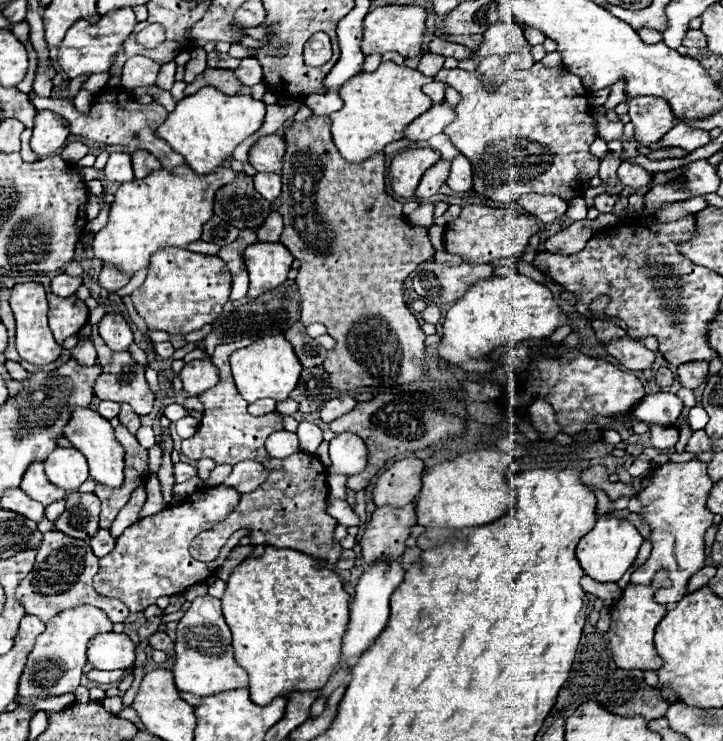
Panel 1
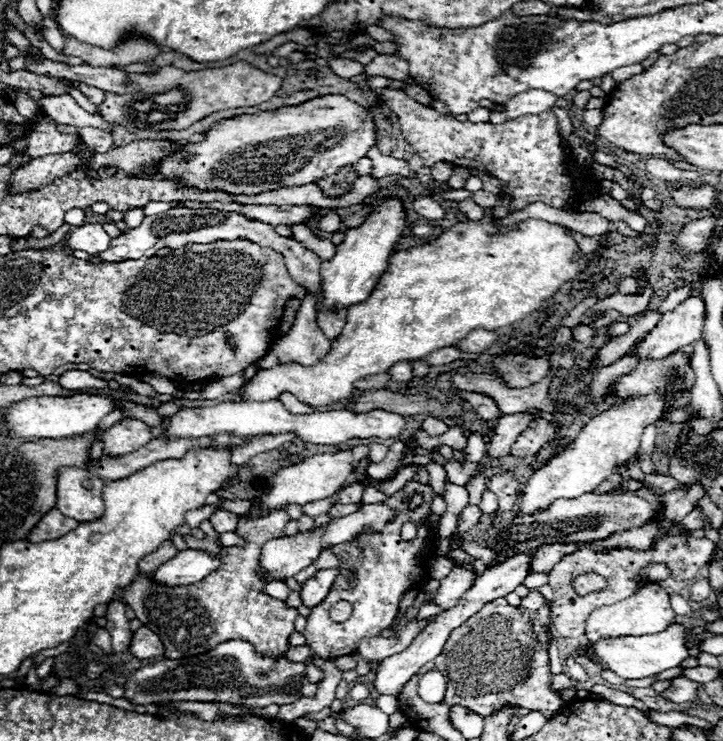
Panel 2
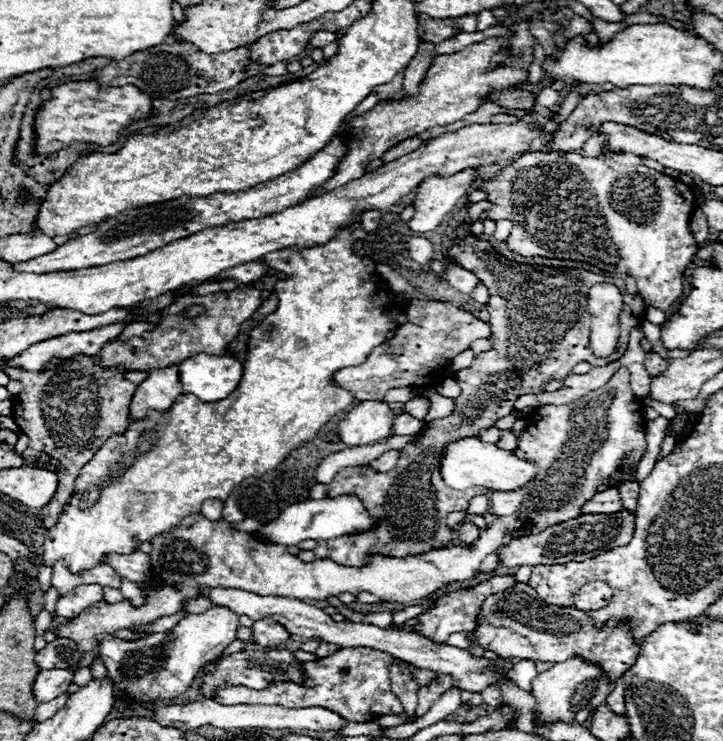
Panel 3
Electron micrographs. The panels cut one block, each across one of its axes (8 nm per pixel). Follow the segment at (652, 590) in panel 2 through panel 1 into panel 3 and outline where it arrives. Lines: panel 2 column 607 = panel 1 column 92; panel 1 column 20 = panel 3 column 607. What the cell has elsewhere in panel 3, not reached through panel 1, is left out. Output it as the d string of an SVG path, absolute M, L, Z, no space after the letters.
M572 656L566 662L554 664L550 670L542 672L536 680L532 680L532 694L536 696L536 712L540 712L540 722L578 722L584 724L590 710L604 704L604 700L610 696L610 692L616 688L616 680L610 680L604 670L590 660L584 660L580 656Z

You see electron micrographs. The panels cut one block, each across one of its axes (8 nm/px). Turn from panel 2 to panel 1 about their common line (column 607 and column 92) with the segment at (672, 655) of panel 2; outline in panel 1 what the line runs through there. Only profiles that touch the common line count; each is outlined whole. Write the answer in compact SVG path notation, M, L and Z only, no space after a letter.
M96 634L88 642L88 662L96 670L130 670L134 660L136 646L126 634Z

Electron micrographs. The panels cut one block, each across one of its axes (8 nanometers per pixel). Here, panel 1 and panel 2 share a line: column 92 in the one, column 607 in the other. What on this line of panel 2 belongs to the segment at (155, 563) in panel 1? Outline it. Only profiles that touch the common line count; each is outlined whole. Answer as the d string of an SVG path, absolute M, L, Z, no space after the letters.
M580 574L572 580L574 584L574 590L578 596L586 596L590 592L596 592L596 590L604 590L608 586L606 578L600 576L600 574Z

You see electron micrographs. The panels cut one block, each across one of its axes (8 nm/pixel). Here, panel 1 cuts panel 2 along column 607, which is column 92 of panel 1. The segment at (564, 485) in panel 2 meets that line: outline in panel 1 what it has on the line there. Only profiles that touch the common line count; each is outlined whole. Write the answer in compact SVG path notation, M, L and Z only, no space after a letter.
M78 408L72 414L72 420L64 428L64 436L70 440L72 448L80 450L90 466L90 478L102 486L118 488L124 482L124 450L120 448L118 440L114 438L114 428L102 416L96 416L90 408Z

